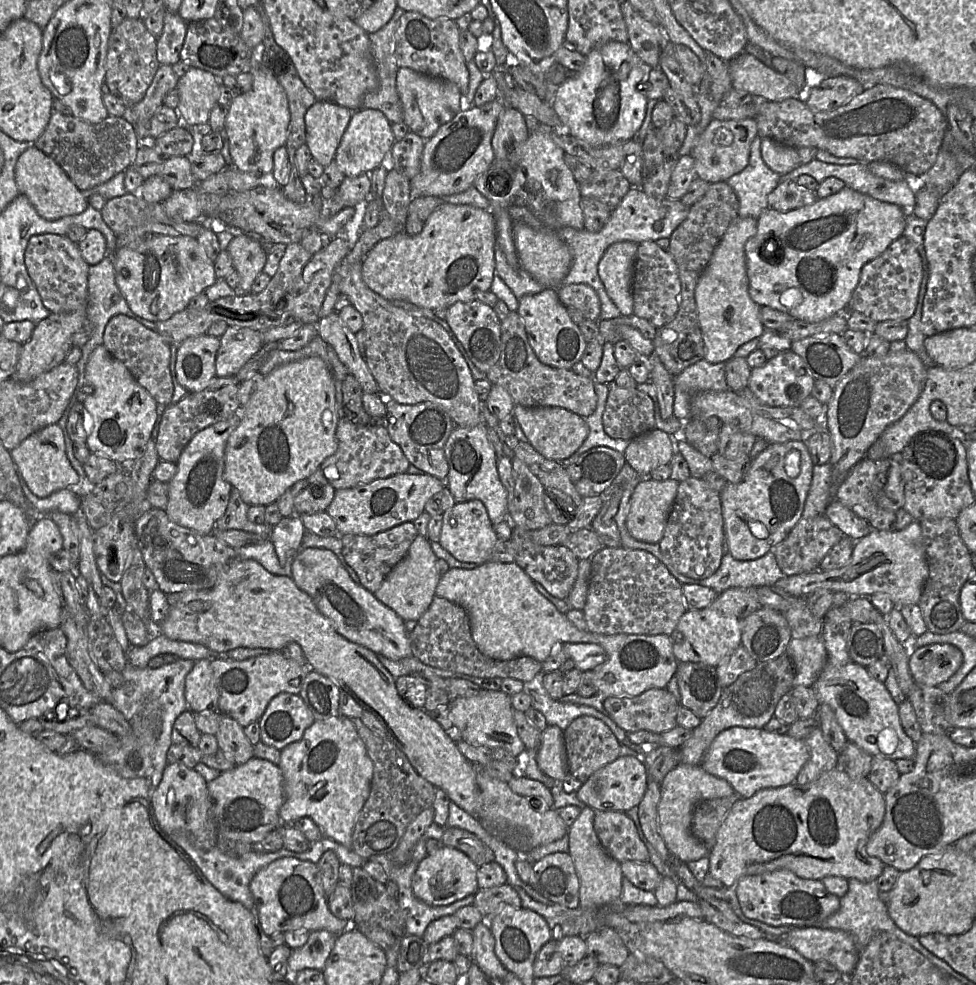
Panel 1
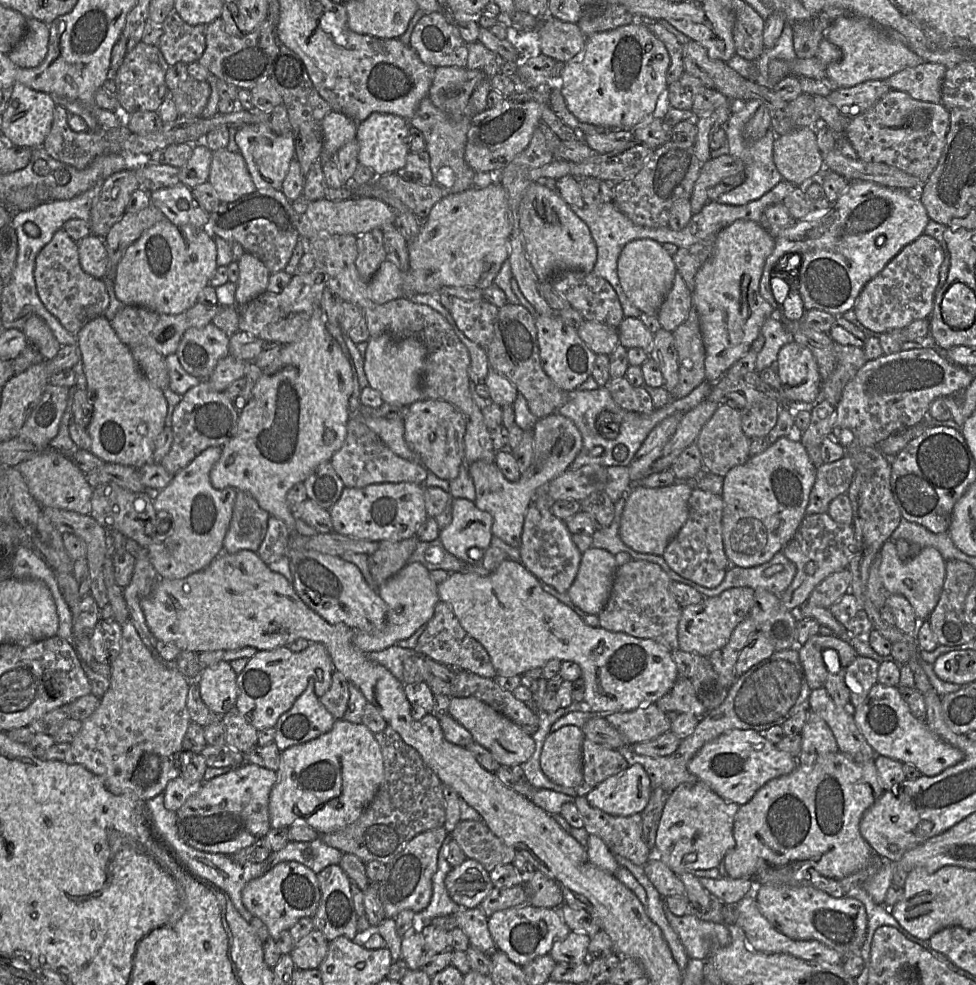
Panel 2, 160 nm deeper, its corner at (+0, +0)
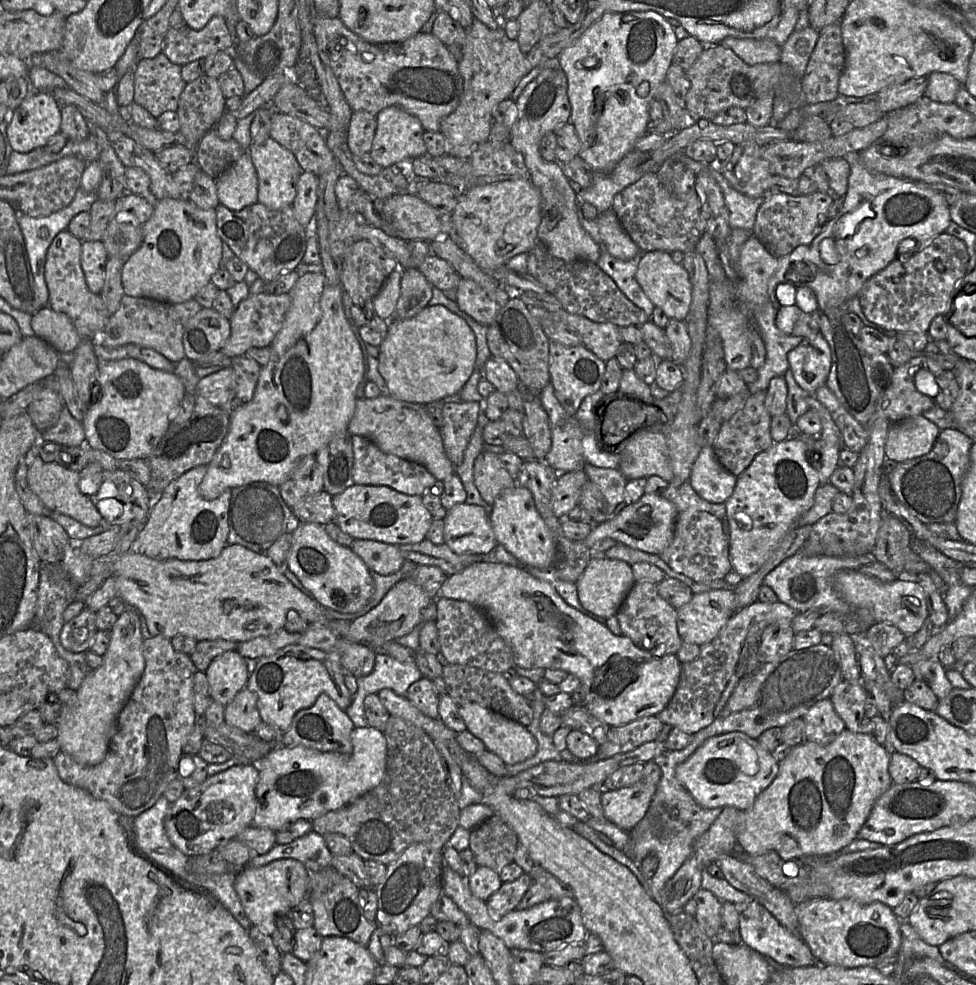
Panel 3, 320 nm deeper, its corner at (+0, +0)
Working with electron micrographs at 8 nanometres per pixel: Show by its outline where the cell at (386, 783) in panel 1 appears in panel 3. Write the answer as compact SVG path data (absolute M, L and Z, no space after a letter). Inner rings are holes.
M391 716L383 734L387 742L387 766L382 782L352 803L316 818L312 825L314 832L321 836L329 833L343 835L350 842L353 852L364 861L376 861L387 866L395 862L412 844L423 843L444 850L459 826L461 809L448 784L445 762L422 729Z

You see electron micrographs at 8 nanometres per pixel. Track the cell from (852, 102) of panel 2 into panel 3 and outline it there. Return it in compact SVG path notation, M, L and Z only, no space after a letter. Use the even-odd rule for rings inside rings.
M927 77L909 80L905 83L892 85L876 94L875 102L884 113L904 108L924 97Z

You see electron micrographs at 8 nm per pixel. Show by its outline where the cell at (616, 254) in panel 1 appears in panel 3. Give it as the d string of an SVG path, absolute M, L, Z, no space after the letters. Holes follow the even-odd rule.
M650 251L642 254L635 278L643 292L655 307L660 308L670 318L684 320L692 302L692 283L682 264L675 263L671 254L665 251Z

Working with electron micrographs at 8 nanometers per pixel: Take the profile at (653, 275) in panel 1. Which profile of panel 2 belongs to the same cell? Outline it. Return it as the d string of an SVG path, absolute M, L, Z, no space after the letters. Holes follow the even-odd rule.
M677 272L673 285L667 293L656 316L662 329L673 332L686 321L692 307L692 292Z

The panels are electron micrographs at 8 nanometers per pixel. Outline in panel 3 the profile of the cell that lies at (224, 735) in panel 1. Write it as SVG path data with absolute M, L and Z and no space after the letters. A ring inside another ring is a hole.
M247 688L242 689L234 699L225 706L224 722L245 733L255 734L256 728L262 723L257 707L257 696Z

